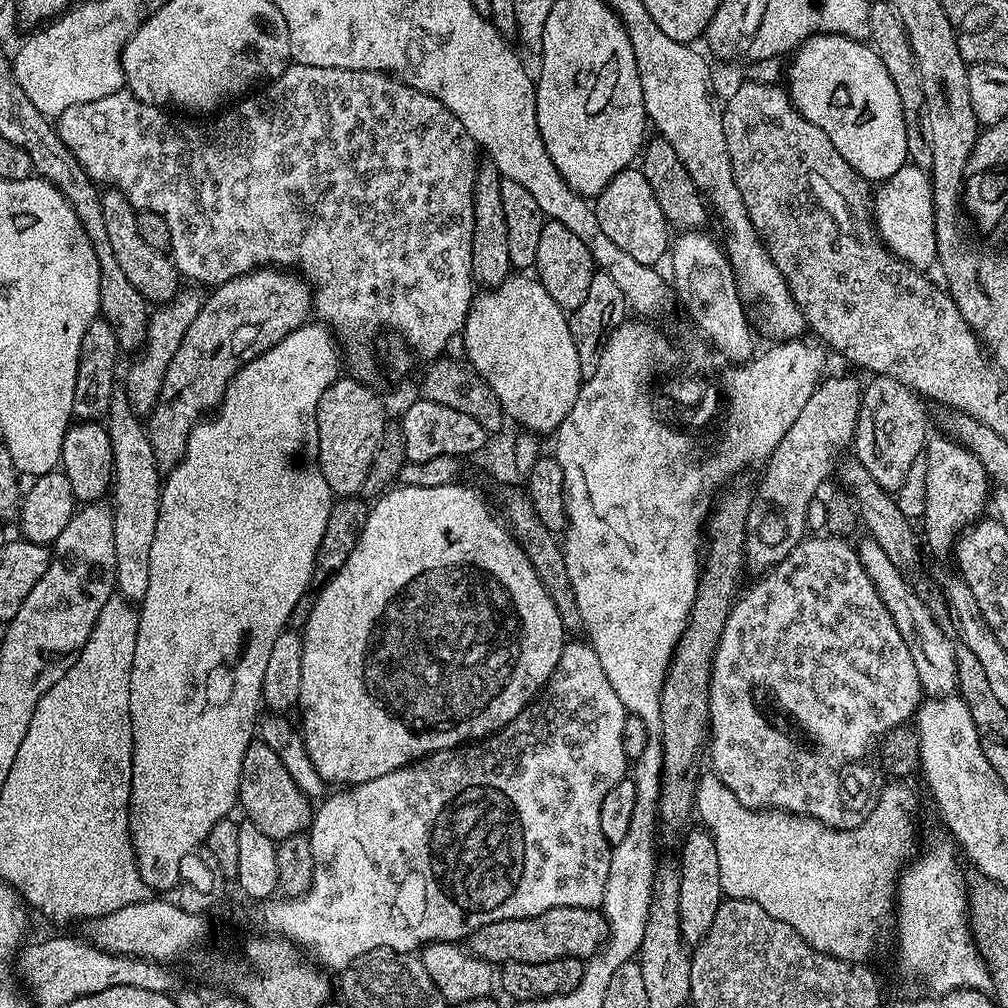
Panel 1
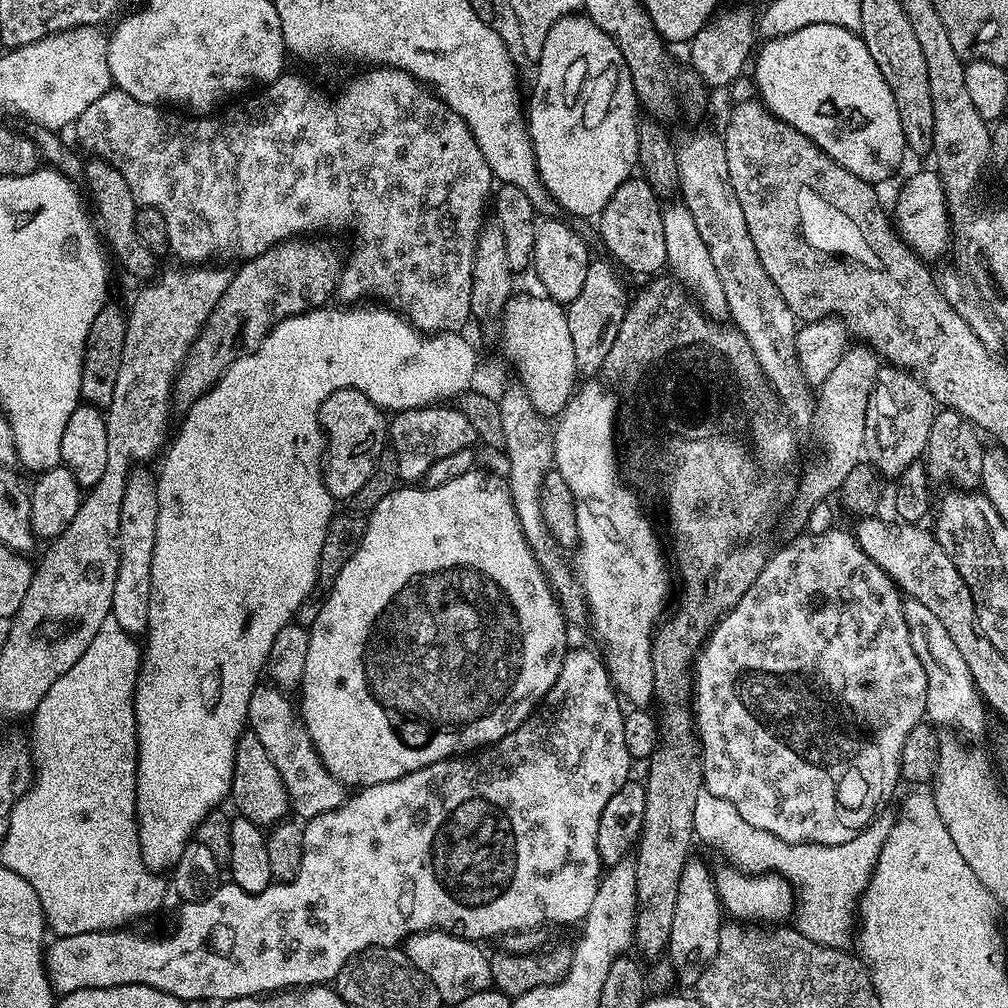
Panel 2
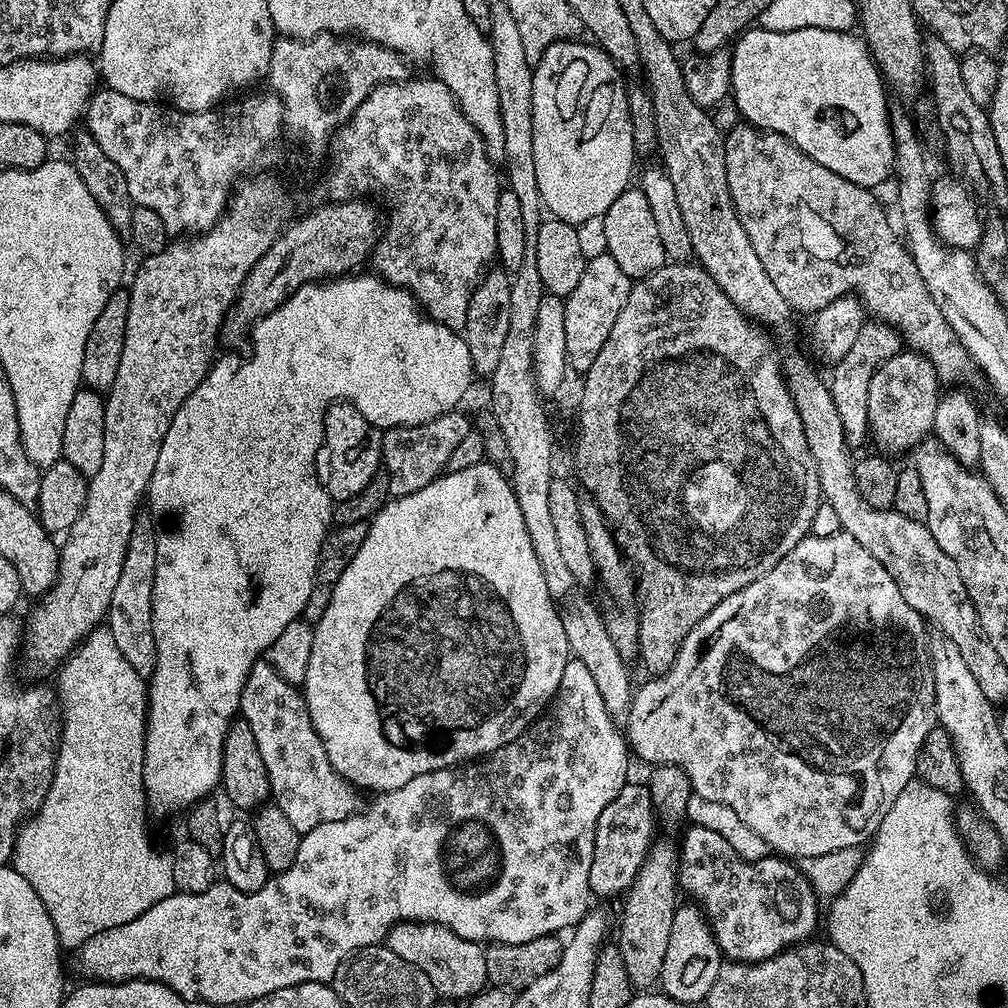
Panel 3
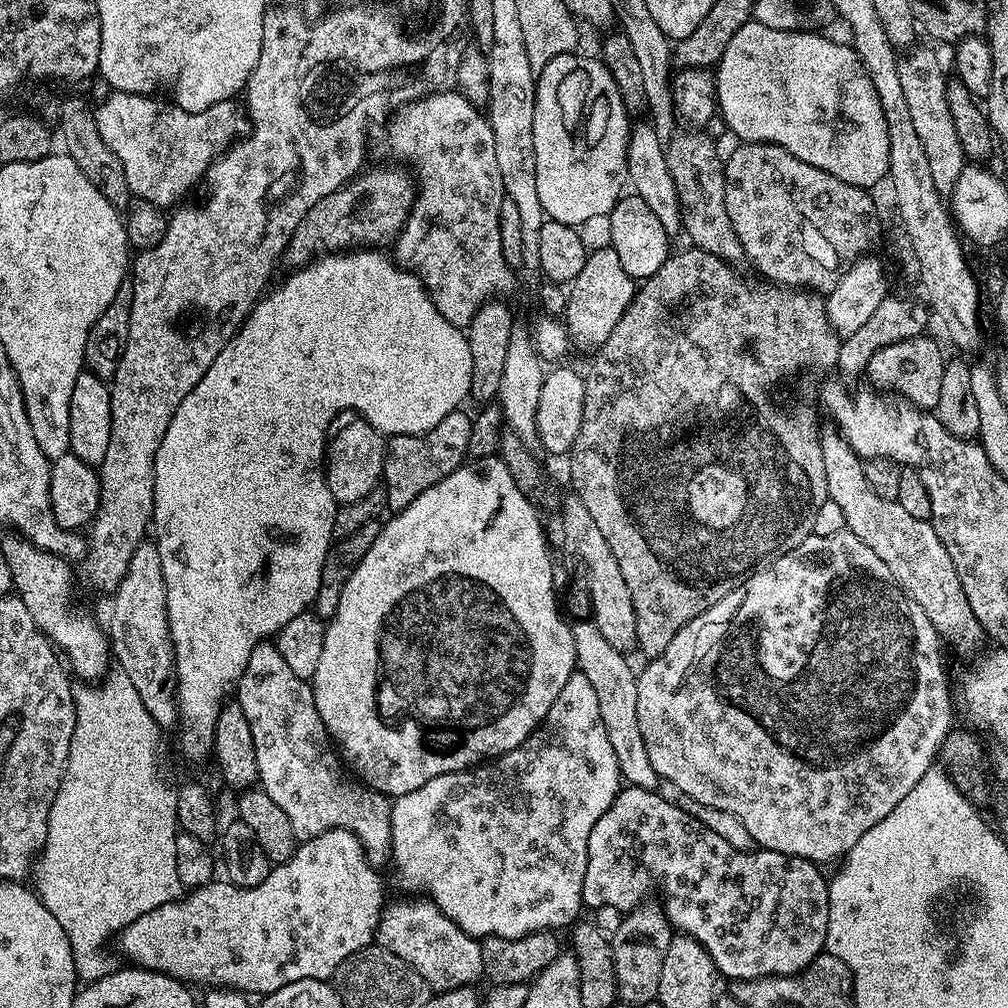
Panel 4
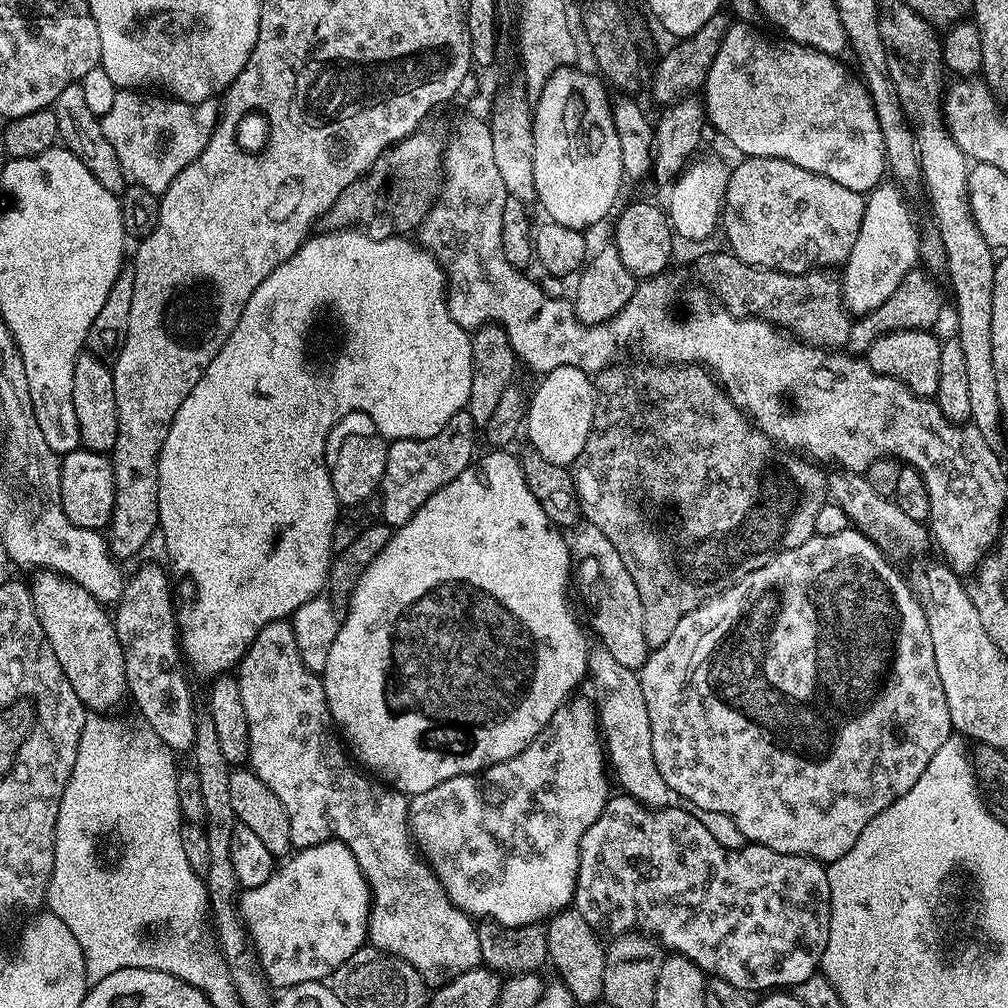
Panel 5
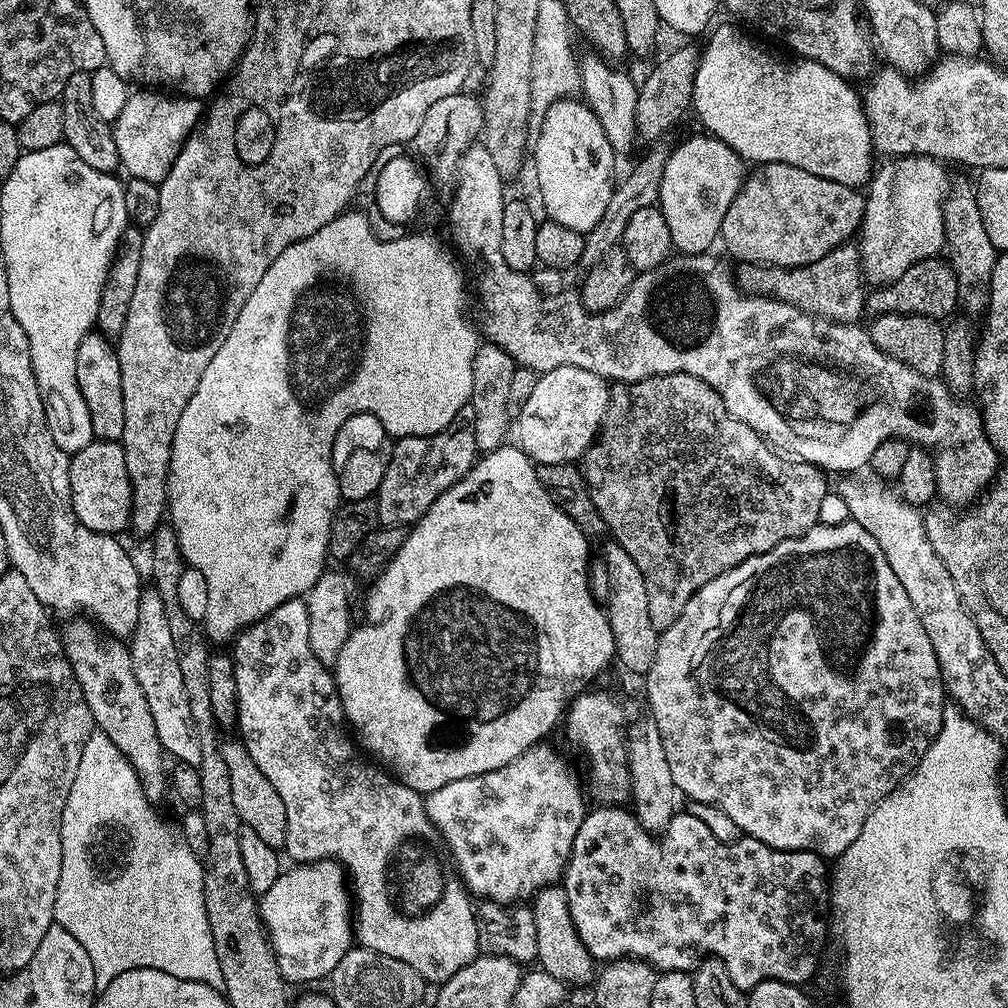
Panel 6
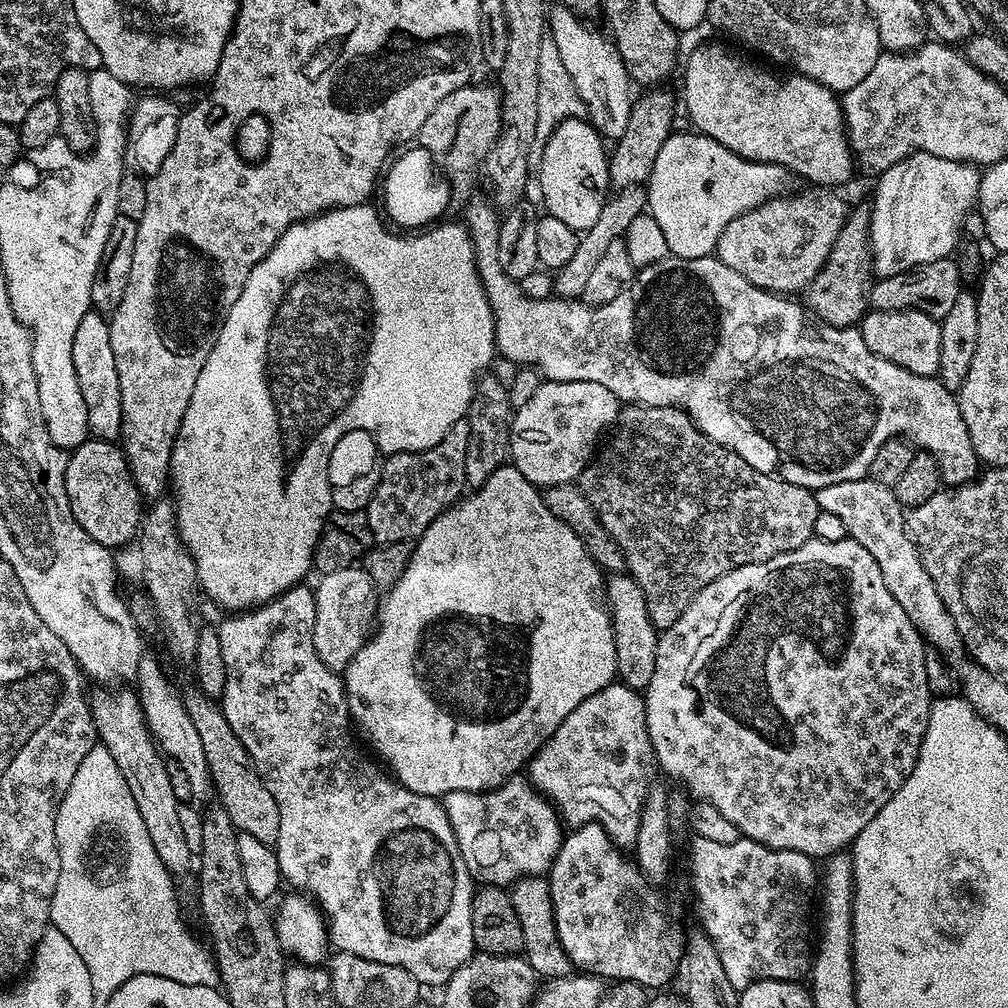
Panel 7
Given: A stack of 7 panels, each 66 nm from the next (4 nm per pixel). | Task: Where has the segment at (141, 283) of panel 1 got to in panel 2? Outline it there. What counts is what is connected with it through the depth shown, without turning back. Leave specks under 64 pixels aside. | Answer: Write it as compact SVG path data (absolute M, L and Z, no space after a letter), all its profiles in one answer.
M88 158L84 161L83 183L88 184L88 192L92 195L90 208L94 213L95 223L98 225L103 243L106 245L107 251L114 257L115 263L117 260L132 276L155 277L158 272L158 267L156 268L158 256L136 237L135 216L138 205L134 194L130 194L130 186L126 183L126 178L122 178L122 174L118 174L118 170L114 170L114 166L110 166L105 160Z

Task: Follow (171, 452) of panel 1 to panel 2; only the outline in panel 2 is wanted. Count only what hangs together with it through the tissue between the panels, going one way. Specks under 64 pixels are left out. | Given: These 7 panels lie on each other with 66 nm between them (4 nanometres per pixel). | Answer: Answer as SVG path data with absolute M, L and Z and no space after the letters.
M293 238L284 240L275 248L266 250L261 256L254 256L239 265L237 272L231 273L226 290L214 306L210 318L204 328L192 343L192 349L184 359L184 365L176 373L176 385L172 387L172 399L175 407L186 410L202 394L206 394L220 380L220 375L233 364L241 354L254 352L264 341L272 329L272 325L282 322L291 316L307 312L309 308L319 308L329 303L330 297L336 291L336 283L340 278L342 267L342 252L339 252L328 238Z

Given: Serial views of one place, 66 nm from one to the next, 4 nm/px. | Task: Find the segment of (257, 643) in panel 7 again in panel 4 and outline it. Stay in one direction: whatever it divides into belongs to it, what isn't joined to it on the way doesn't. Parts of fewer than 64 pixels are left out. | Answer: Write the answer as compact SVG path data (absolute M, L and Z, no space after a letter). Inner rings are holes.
M275 643L254 646L250 662L246 662L246 670L242 670L242 678L236 684L234 700L242 706L242 714L250 722L250 734L254 734L259 787L290 818L297 841L341 828L357 836L374 866L389 863L393 801L346 771L322 718L318 718L311 683L298 678L286 666ZM416 898L420 900L404 900L401 904L389 903L380 916L380 921L376 927L375 943L381 948L390 950L390 954L398 954L402 962L410 962L418 974L428 983L428 987L433 993L449 992L455 988L467 988L475 985L476 979L484 976L482 966L482 950L480 940L475 936L466 934L438 906L427 898Z

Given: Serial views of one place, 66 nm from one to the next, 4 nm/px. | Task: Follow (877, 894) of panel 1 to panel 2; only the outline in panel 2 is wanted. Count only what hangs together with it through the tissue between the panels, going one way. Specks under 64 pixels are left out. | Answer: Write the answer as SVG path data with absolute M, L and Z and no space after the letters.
M702 791L694 806L694 830L697 841L705 840L721 852L723 859L739 872L775 872L792 883L802 897L794 909L794 927L810 942L827 948L847 949L854 940L854 925L858 920L858 905L868 879L876 871L882 846L892 829L893 817L877 815L872 823L850 842L838 846L825 844L791 844L774 834L750 826L726 798Z

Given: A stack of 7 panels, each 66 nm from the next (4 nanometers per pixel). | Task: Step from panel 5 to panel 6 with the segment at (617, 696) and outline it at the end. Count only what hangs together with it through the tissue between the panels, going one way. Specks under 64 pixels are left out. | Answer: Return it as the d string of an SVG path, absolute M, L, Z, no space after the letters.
M648 718L638 721L636 725L634 724L626 732L628 773L632 779L630 804L634 809L637 822L647 832L663 834L670 826L670 822L677 812L681 811L686 797L684 793L678 790L678 786L674 786L674 778L670 774L670 766L666 766L666 750L662 750L662 734L658 734L655 724Z

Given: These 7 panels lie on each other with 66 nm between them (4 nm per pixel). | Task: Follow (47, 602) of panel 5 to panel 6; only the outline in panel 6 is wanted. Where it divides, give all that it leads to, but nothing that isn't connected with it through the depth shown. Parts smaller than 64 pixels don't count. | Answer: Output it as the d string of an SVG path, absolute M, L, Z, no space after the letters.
M72 618L69 620L72 621L65 626L64 632L62 628L64 656L72 663L76 681L86 698L86 706L90 706L92 723L99 731L106 734L106 738L110 738L110 742L114 742L114 746L118 746L118 750L122 750L122 754L128 759L130 766L134 766L140 779L140 785L144 788L144 797L150 801L159 802L164 796L164 791L167 793L170 788L170 768L169 765L164 765L166 753L162 742L158 742L158 730L154 730L154 718L150 715L150 705L146 702L146 694L142 694L142 686L138 686L138 678L134 678L134 666L127 647L121 646L119 648L116 645L119 643L116 642L103 644L80 621L83 619Z

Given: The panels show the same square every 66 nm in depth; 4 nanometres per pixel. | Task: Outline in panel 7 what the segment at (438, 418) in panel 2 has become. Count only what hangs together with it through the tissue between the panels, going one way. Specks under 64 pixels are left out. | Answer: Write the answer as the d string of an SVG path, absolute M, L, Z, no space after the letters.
M463 419L458 421L448 431L446 438L442 438L442 442L438 442L438 446L434 446L430 450L422 450L421 452L392 452L389 455L389 460L387 457L383 461L384 472L380 475L375 494L373 494L372 499L366 505L368 528L372 531L372 536L376 539L373 541L377 545L419 540L422 533L427 531L443 512L461 499L462 493L466 488L464 479L466 454L471 443L472 431L467 419Z

